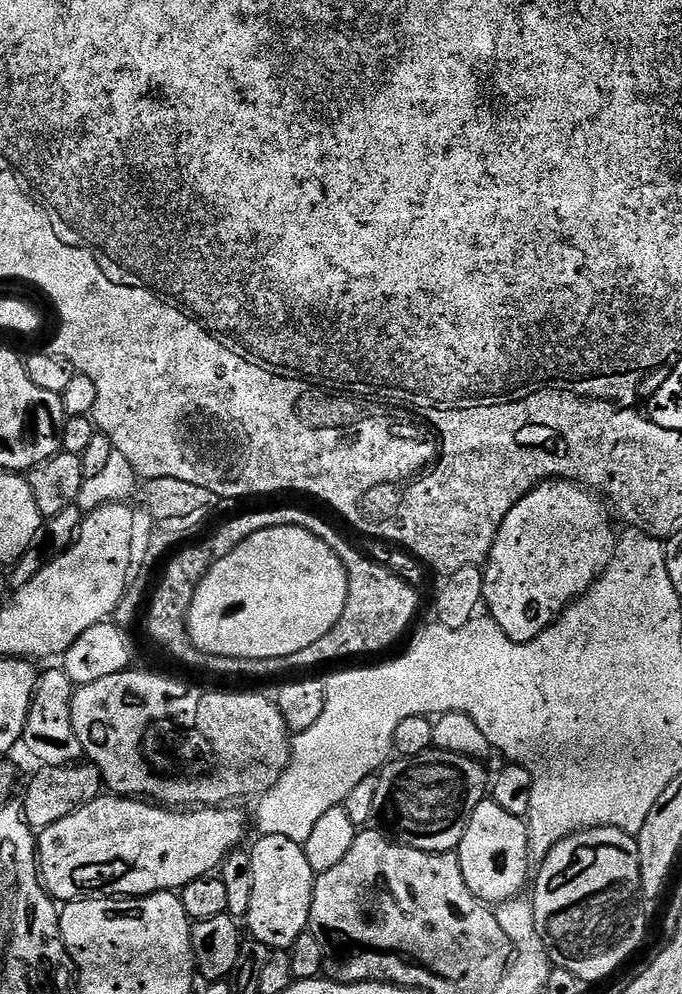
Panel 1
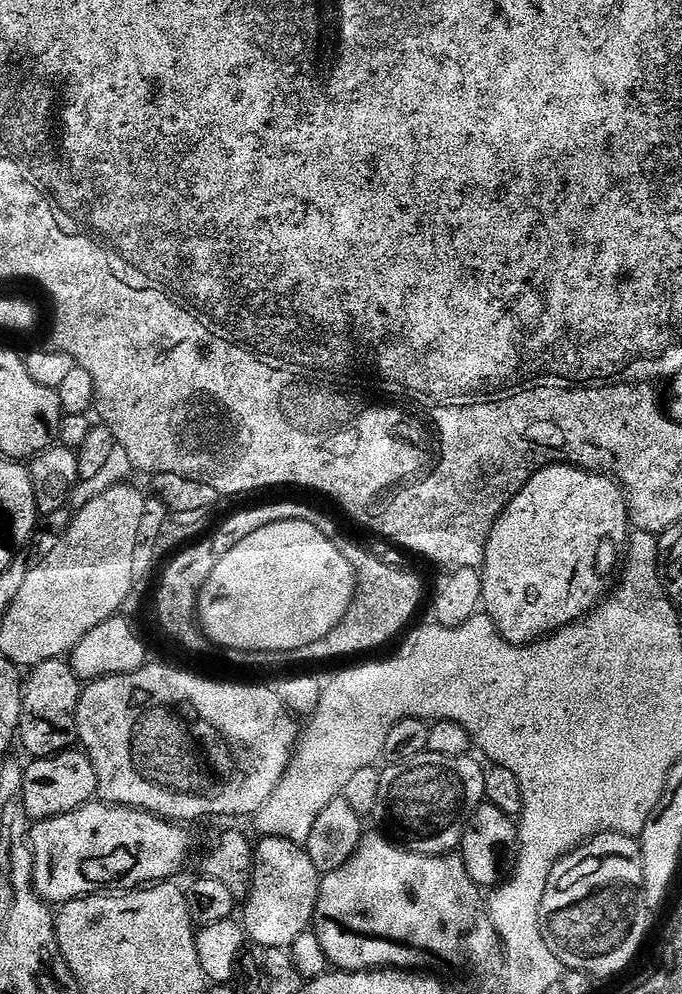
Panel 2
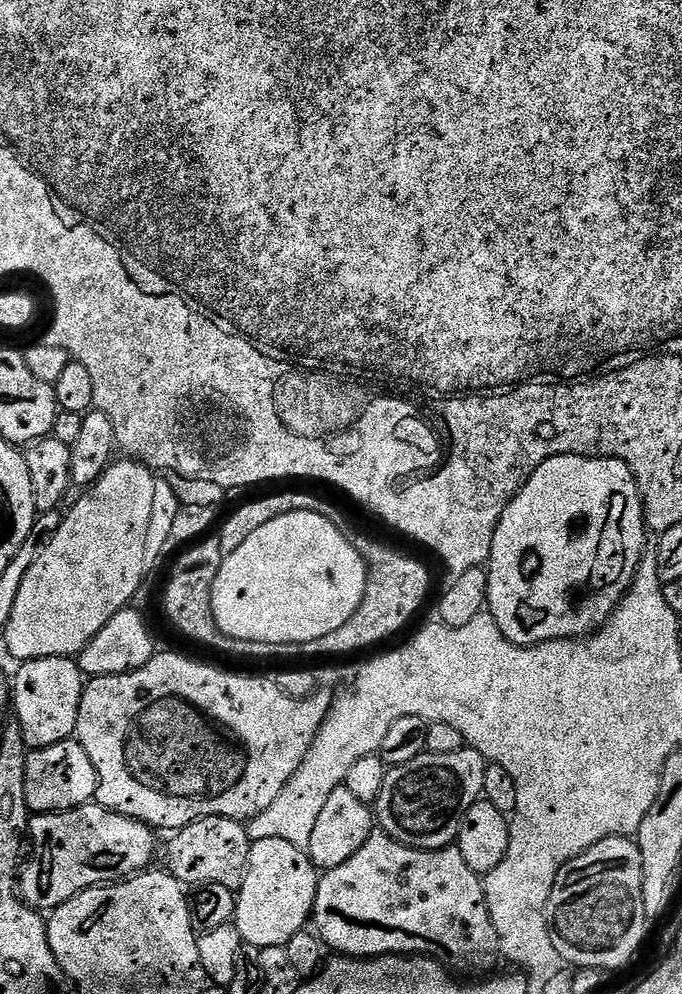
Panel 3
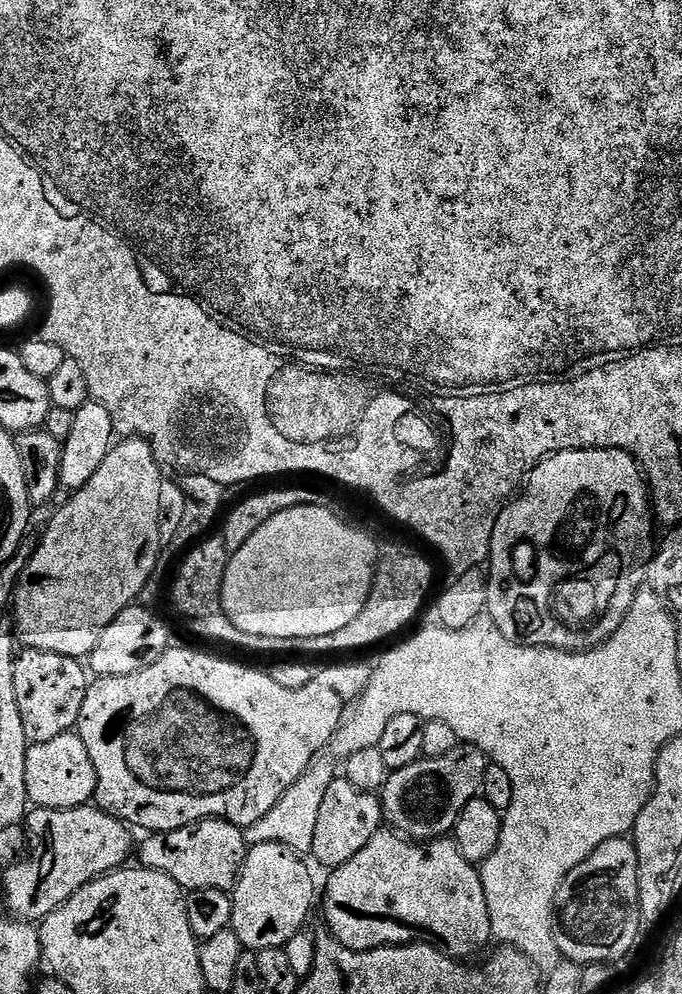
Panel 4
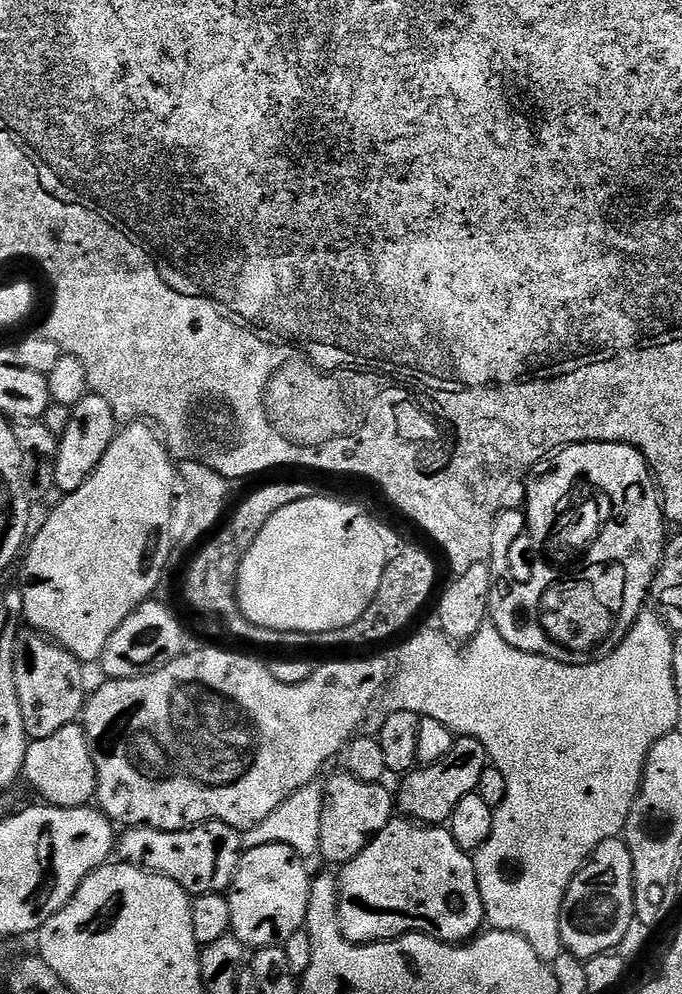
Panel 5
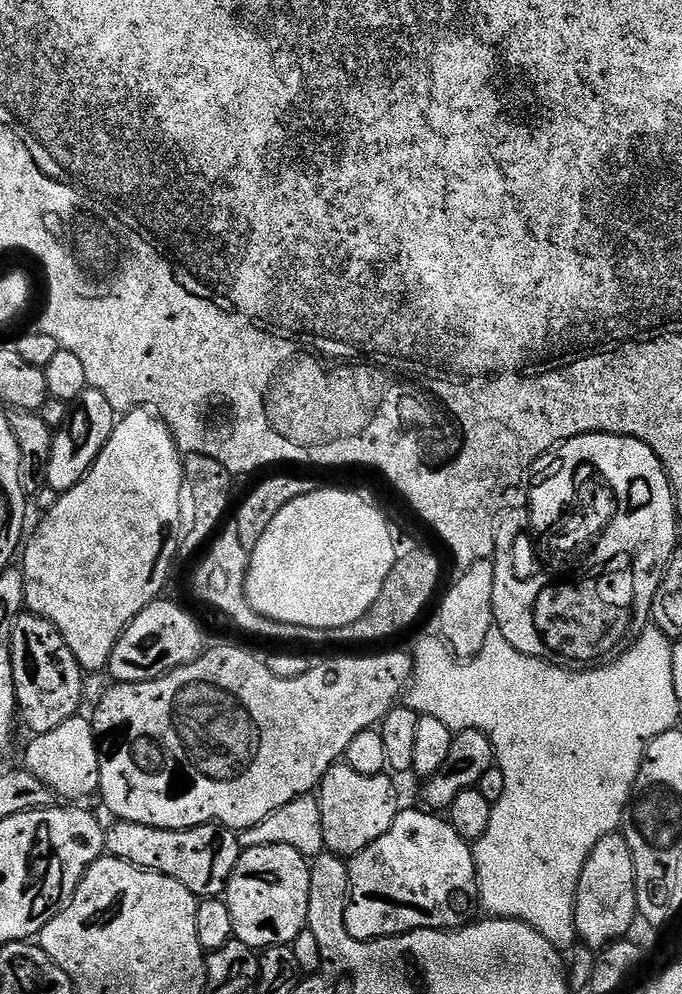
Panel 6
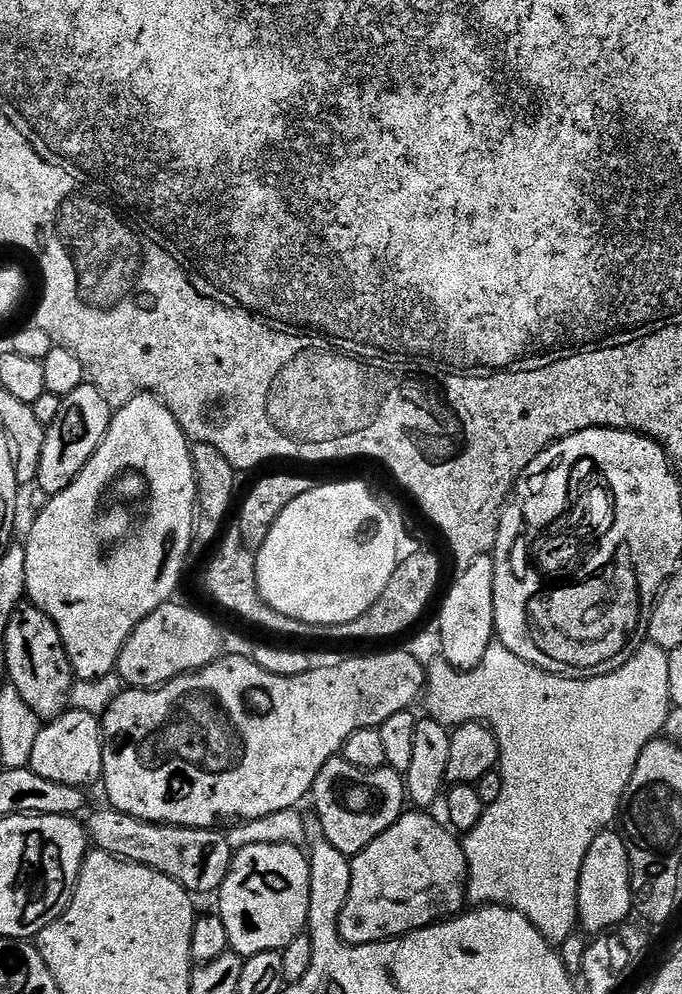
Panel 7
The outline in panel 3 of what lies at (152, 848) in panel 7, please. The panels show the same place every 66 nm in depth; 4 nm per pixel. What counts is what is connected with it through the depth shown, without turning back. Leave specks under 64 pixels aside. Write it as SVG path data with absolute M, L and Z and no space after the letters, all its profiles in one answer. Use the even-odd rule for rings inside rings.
M204 816L200 820L196 820L192 824L187 824L184 828L179 829L175 834L169 835L172 836L168 840L168 845L163 845L162 848L162 856L164 852L164 864L163 867L167 869L167 871L172 873L172 877L175 880L179 880L181 884L185 886L191 886L194 884L217 884L218 886L226 886L227 888L231 888L233 890L239 890L242 886L242 882L244 881L244 875L246 874L246 870L248 869L248 859L250 858L250 850L252 849L252 839L248 836L248 829L245 827L241 821L231 820L230 818L226 818L225 816Z

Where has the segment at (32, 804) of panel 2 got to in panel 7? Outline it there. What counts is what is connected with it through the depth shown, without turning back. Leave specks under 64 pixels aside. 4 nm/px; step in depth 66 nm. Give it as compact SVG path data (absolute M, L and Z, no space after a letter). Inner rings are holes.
M76 708L65 710L39 729L27 767L31 768L34 774L47 778L49 782L62 782L62 786L87 789L88 784L94 783L95 780L97 783L103 777L103 745L100 722L96 714Z

